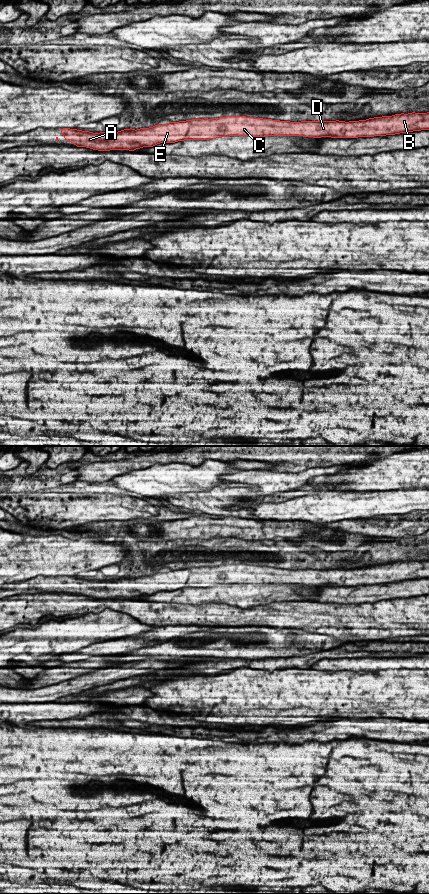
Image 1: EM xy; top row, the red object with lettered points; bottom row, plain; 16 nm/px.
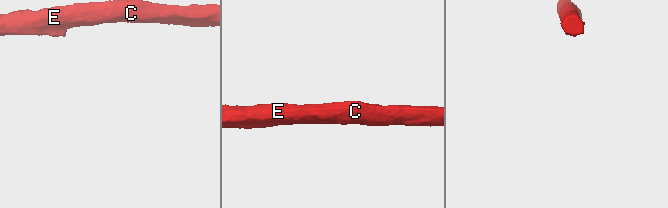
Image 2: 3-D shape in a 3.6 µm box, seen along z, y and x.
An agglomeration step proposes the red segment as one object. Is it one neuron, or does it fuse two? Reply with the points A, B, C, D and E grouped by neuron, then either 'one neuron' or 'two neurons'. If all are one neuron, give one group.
A B C D E | one neuron

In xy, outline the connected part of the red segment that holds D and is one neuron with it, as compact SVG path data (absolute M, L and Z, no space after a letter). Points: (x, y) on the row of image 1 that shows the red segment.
M429 112L395 114L359 121L290 122L246 116L192 119L157 124L149 128L124 129L118 132L89 132L62 128L60 133L76 147L98 151L129 150L153 147L160 143L184 140L209 140L229 136L303 136L358 138L395 135L429 130Z

